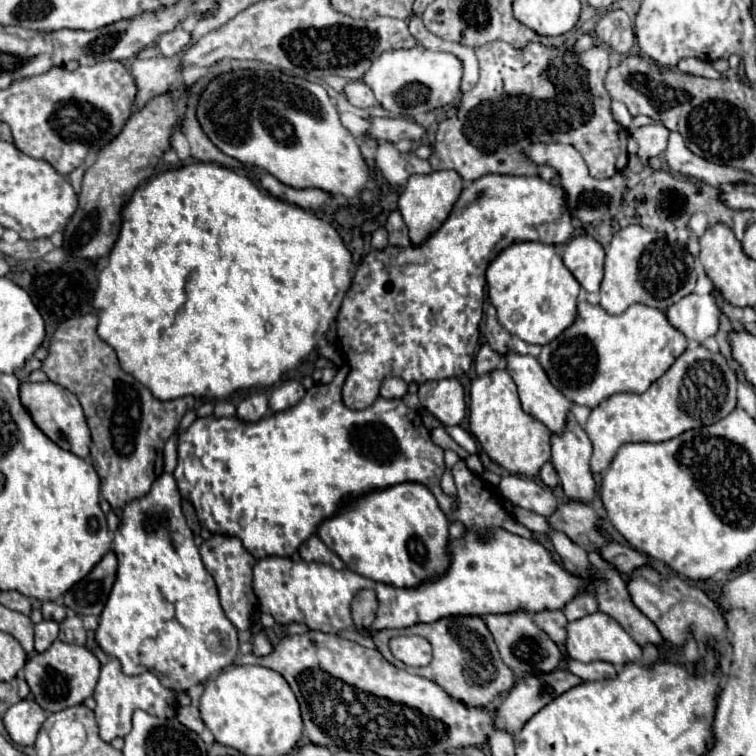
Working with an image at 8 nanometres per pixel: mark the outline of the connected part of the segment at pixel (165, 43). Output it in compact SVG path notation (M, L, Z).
M177 26L175 30L163 34L163 36L159 38L157 46L159 46L159 50L161 50L163 56L175 56L175 54L179 54L189 42L191 42L191 34L189 34L187 30L183 30L181 26Z

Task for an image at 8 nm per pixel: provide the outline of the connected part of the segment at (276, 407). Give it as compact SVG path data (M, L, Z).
M287 380L269 394L269 406L273 412L287 410L287 406L295 406L295 402L303 398L303 394L305 394L305 388L301 386L301 382Z

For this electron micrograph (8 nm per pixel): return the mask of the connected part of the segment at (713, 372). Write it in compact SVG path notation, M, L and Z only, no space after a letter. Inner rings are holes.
M705 346L685 350L675 360L675 364L659 380L655 380L649 386L647 392L643 392L643 394L613 394L611 398L603 400L597 408L591 410L587 426L585 426L585 432L593 444L591 472L593 474L603 472L611 464L611 460L615 458L621 444L627 444L627 442L665 442L665 440L671 440L671 438L683 434L685 430L719 422L721 418L725 418L727 414L731 414L735 410L735 404L737 404L735 390L737 390L737 376L719 352L709 352Z

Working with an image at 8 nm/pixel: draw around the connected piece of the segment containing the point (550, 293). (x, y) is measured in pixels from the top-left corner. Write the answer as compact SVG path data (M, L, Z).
M515 242L487 268L487 294L497 310L497 320L509 334L529 344L543 346L573 324L579 288L579 282L565 268L557 248L551 244Z

